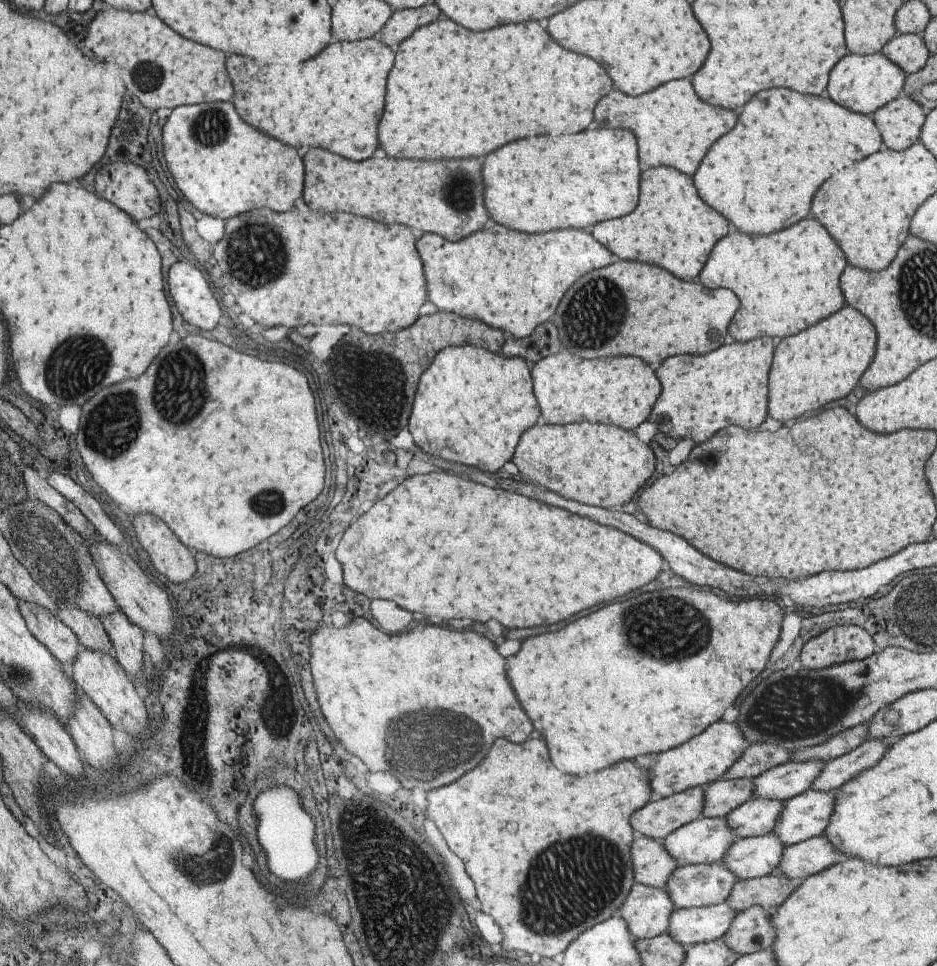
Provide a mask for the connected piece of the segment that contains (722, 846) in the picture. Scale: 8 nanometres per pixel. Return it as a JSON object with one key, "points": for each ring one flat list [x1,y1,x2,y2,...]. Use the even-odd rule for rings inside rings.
{"points":[[701,817,678,827,662,840,677,866,720,863,728,855,737,834,720,817]]}

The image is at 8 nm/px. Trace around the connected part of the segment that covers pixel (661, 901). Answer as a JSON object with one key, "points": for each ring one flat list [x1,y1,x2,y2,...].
{"points":[[634,882,617,915,628,922,635,939,651,939,666,932,670,913,676,910,665,890]]}

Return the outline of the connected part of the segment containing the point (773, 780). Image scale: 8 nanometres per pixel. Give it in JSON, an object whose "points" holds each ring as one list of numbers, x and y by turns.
{"points":[[820,761,782,763,751,779,754,798,787,801,810,790,814,779,824,766]]}

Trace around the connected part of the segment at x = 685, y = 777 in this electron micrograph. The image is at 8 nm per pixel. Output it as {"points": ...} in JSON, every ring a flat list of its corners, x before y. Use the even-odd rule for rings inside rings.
{"points":[[735,723,711,724,704,732,697,734,687,743,669,751,658,753,656,762,646,769,652,777,652,794,654,797,667,797,691,788,705,787,716,780,736,763,749,747,749,742]]}

